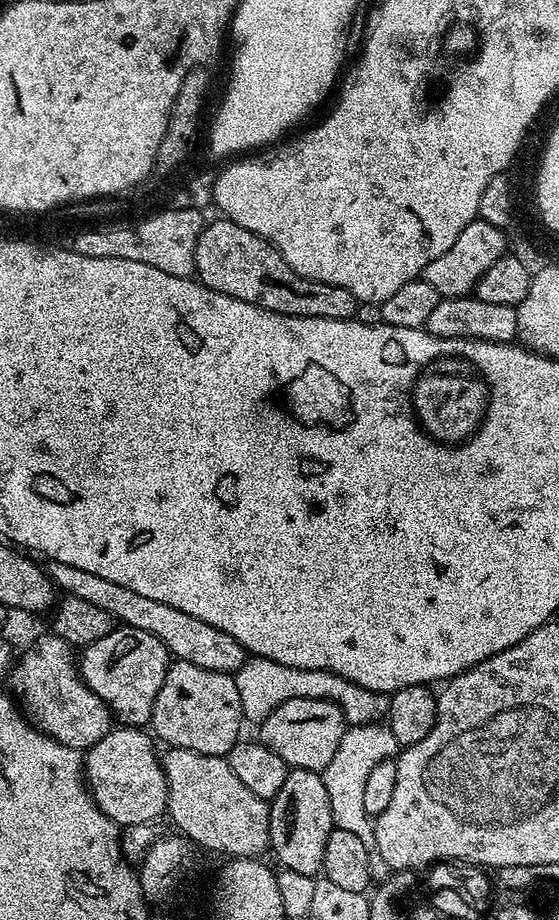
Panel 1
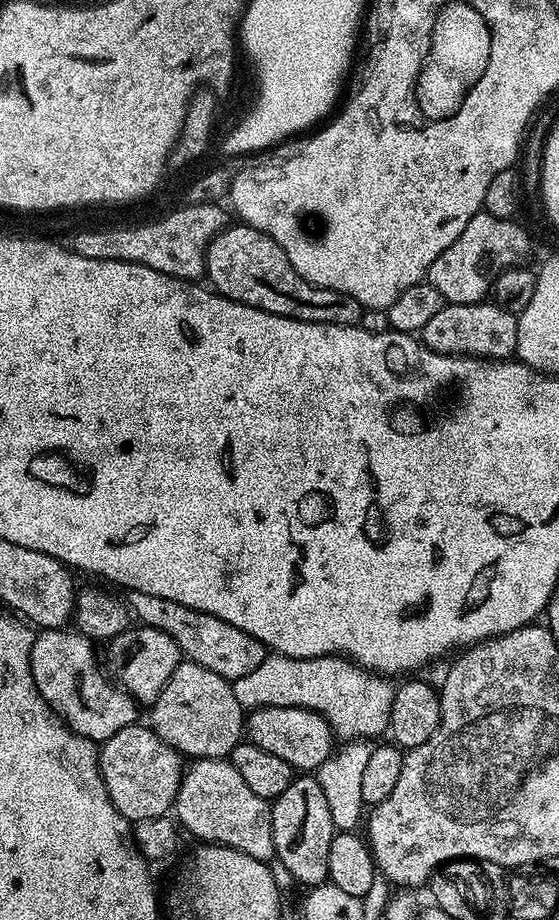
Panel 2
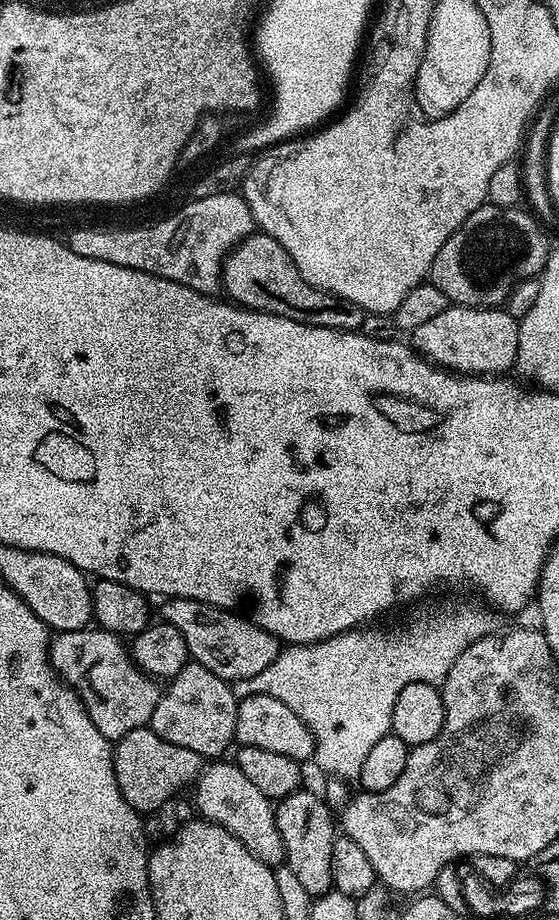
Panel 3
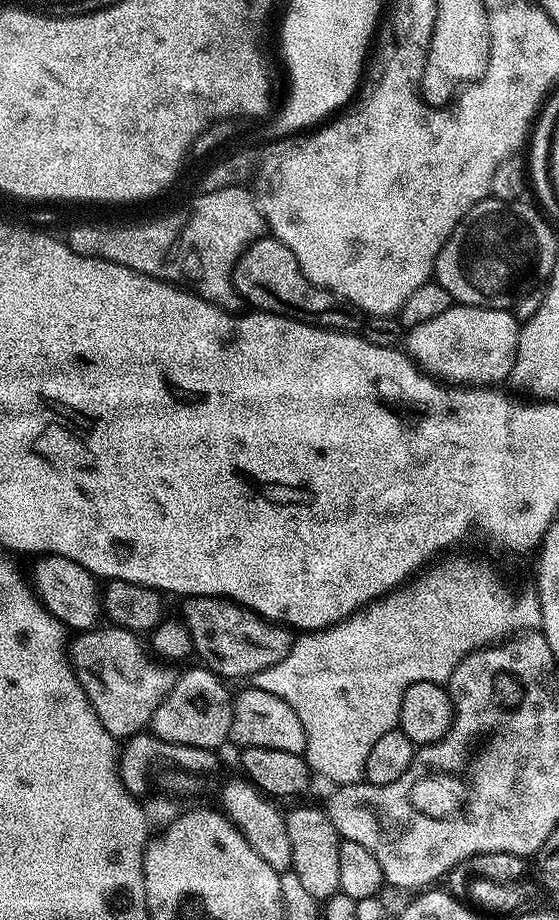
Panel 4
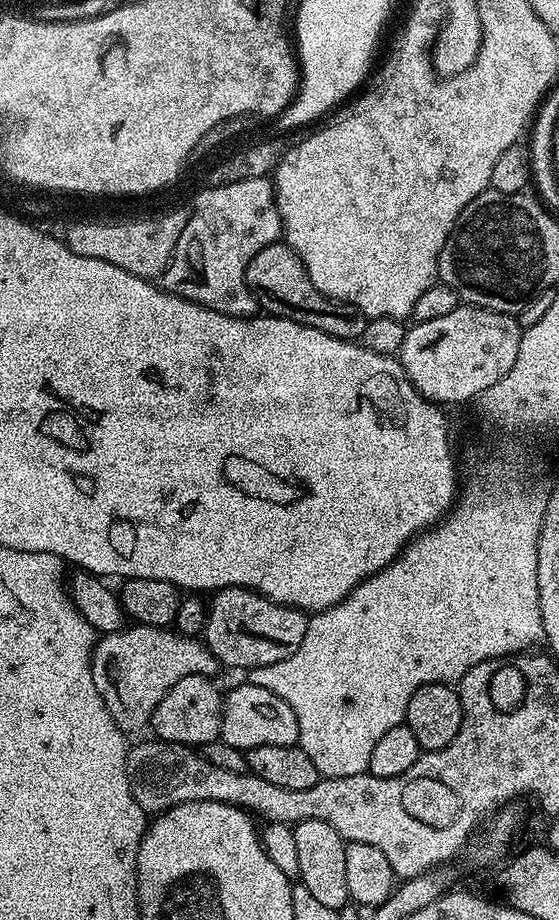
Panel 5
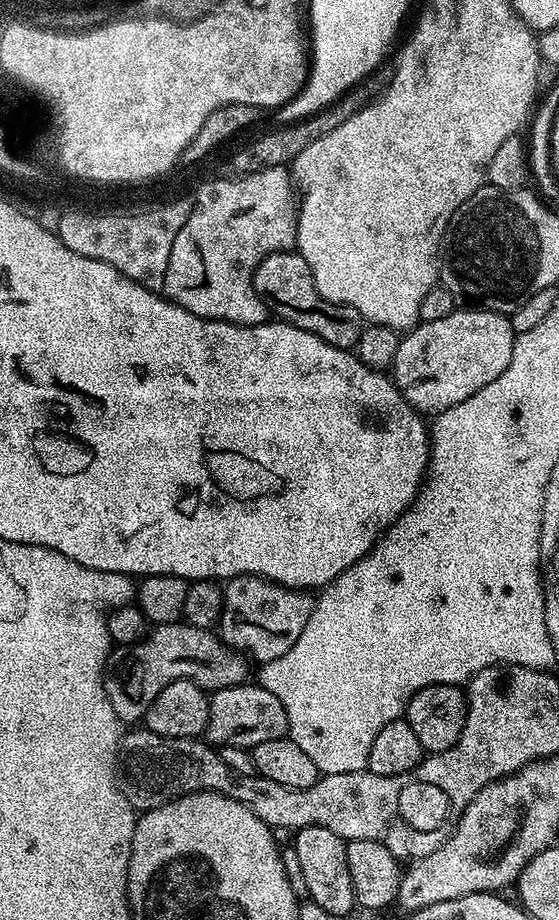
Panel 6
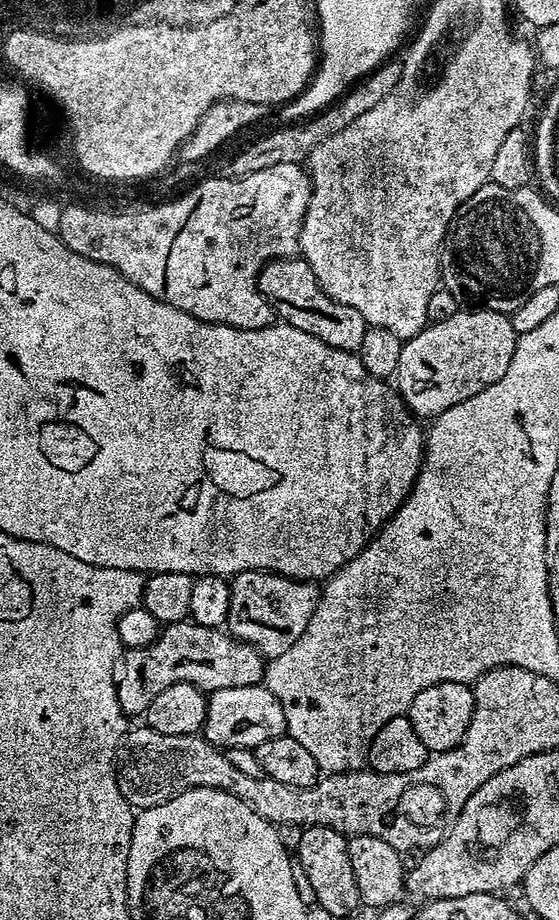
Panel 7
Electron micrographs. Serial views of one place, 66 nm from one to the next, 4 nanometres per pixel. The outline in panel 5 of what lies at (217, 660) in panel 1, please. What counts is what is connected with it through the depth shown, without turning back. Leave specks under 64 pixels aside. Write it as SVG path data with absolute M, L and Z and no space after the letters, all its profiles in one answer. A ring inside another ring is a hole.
M221 588L211 600L204 618L202 639L225 669L251 670L282 662L282 658L290 658L290 654L298 650L306 634L309 617L305 613L276 604L251 588Z

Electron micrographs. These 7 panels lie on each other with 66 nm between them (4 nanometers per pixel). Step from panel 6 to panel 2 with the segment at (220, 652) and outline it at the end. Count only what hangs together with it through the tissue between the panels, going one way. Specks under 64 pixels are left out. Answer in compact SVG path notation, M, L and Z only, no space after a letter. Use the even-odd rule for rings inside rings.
M46 628L35 633L30 654L30 670L40 697L72 731L89 742L106 741L138 720L136 701L109 679L101 661L96 661L96 648L81 632Z

